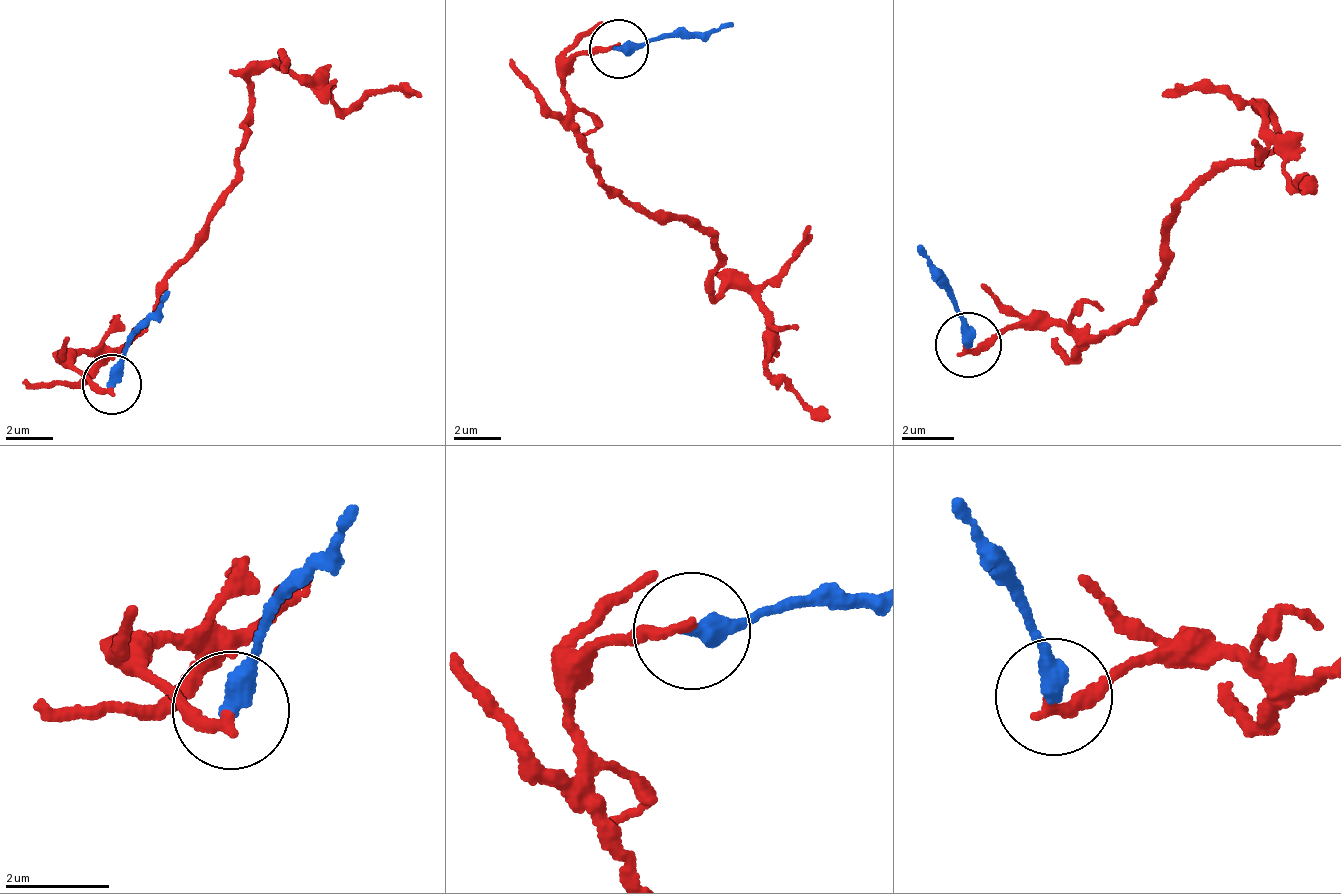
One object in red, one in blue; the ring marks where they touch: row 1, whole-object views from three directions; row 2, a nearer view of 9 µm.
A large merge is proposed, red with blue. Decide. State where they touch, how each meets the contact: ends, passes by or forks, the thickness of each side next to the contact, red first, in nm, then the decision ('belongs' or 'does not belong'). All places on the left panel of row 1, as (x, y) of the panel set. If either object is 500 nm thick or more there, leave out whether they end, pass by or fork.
at (112, 384); red ends there; blue ends there; 240 nm thick on the red side, 400 nm on the other; belongs

